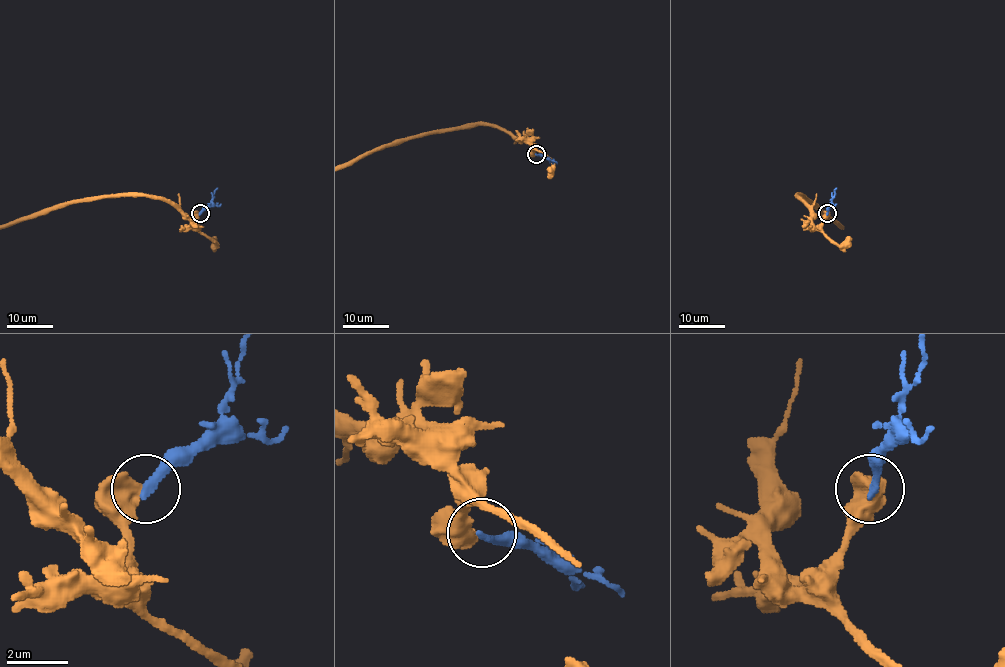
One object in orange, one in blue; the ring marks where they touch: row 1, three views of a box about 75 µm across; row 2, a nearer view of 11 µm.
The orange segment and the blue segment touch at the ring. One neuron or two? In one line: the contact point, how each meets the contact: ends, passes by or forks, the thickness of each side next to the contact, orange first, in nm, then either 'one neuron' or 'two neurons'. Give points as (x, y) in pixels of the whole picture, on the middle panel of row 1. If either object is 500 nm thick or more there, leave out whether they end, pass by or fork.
place (536, 154); calibres 650 and 280 nm; two neurons

